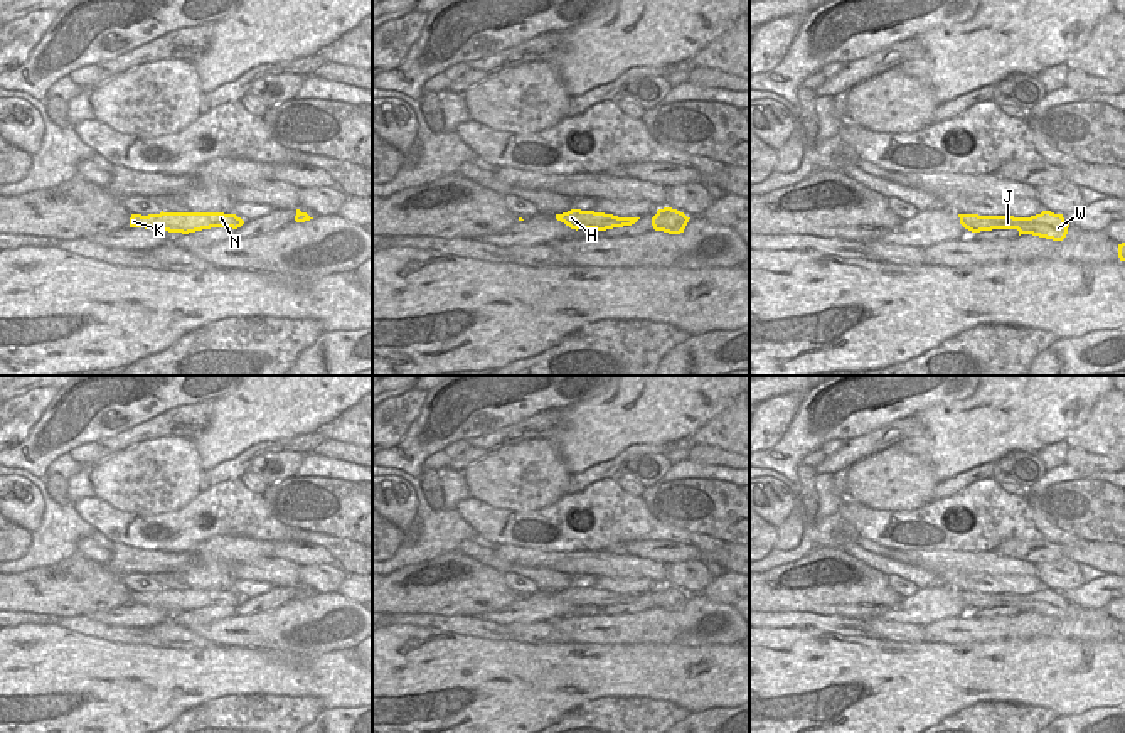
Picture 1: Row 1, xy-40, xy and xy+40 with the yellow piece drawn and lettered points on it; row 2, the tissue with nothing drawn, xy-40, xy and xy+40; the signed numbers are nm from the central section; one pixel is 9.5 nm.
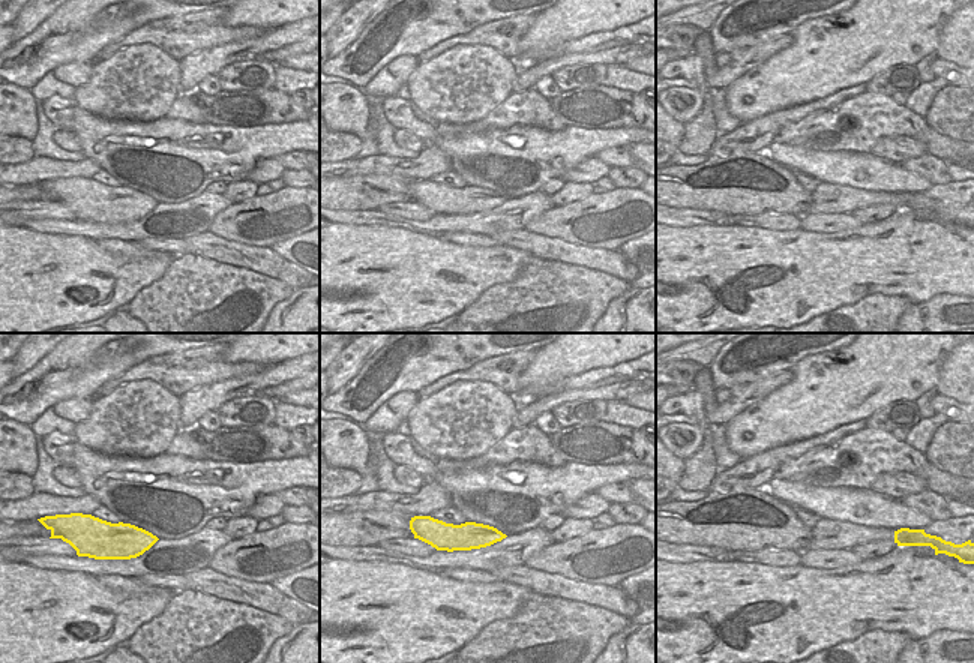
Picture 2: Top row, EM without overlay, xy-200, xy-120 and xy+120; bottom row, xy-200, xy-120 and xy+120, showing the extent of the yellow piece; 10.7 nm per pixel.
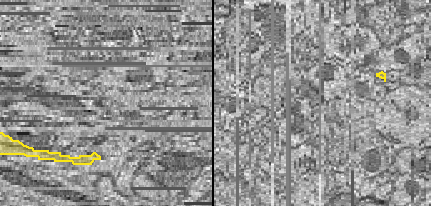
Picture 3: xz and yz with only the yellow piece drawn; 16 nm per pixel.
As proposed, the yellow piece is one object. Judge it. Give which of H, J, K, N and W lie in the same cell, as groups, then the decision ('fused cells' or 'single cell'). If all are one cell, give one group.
groups H J K N W; single cell

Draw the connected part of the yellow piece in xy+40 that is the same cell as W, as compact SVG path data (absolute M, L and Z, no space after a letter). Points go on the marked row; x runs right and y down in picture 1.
M1042 211L1031 217L1014 216L978 216L978 214L958 214L960 224L972 231L992 231L992 229L1017 229L1021 234L1032 234L1053 241L1063 241L1068 234L1069 224L1063 214Z

